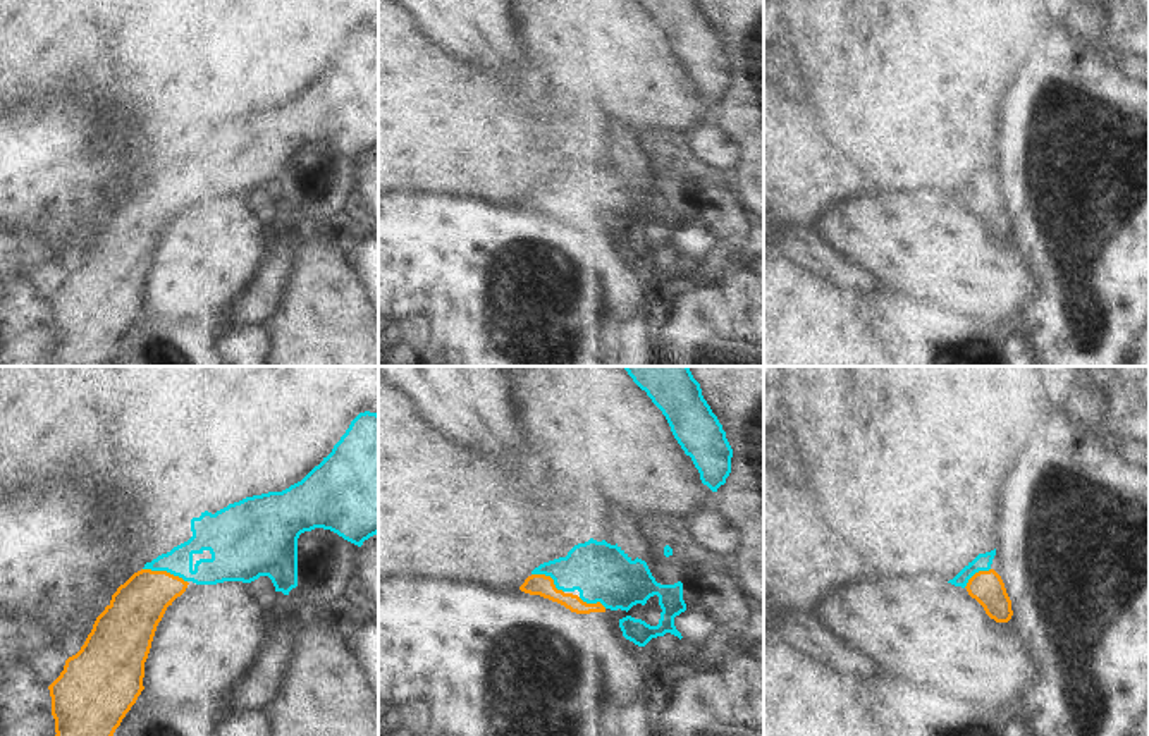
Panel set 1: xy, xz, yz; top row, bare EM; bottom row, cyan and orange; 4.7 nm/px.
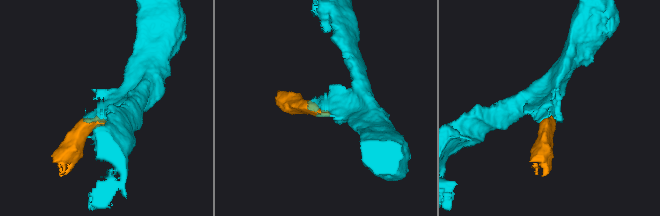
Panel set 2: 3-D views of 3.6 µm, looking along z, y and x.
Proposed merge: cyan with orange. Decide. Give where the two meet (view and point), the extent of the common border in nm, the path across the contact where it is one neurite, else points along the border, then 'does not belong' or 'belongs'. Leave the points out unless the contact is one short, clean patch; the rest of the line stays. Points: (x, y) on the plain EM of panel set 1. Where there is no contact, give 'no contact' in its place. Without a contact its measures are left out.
contact xy (165, 184); length 220 nm; way xy (207, 150), (165, 184), (138, 220); belongs

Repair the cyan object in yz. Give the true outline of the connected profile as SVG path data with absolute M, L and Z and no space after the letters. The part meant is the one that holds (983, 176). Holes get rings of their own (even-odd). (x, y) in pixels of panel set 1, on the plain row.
M996 163L979 169L948 198L965 203L996 237L1008 237L1013 230L1011 215L1001 191L991 182L994 170Z

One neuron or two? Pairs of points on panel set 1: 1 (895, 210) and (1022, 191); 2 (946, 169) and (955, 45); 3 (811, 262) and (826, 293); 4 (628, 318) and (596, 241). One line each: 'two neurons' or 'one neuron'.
1: two neurons
2: one neuron
3: two neurons
4: one neuron

